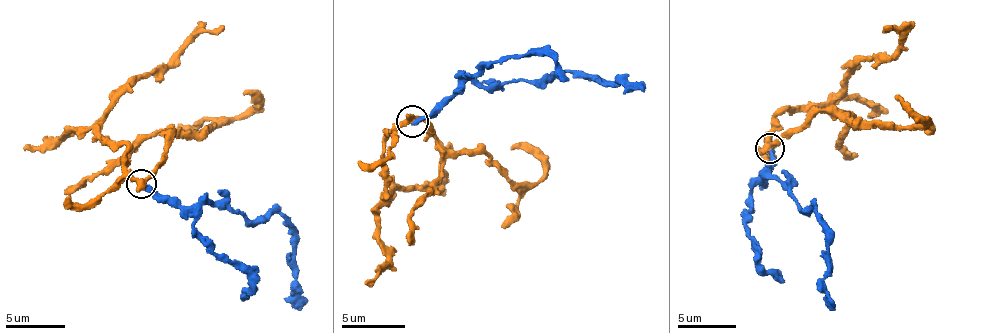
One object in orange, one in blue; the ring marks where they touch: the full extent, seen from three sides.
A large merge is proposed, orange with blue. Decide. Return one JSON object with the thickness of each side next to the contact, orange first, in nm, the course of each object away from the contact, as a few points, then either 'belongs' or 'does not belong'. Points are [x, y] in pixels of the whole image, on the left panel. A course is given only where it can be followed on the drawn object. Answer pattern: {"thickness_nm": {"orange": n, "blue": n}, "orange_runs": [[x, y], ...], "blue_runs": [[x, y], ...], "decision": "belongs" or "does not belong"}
{"thickness_nm": {"orange": 440, "blue": 340}, "orange_runs": [[141, 183], [126, 168], [122, 145], [98, 139], [102, 118], [130, 83], [165, 73], [183, 44], [223, 26]], "blue_runs": [[141, 183], [183, 207], [226, 203], [253, 221], [282, 216], [292, 238], [294, 294], [298, 309]], "decision": "does not belong"}

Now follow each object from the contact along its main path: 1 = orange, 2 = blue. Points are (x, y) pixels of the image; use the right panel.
1: (771, 147), (772, 130), (783, 110), (820, 105), (840, 89), (858, 62), (885, 62), (900, 39), (883, 25)
2: (771, 147), (766, 178), (763, 177), (787, 185), (801, 210), (816, 211), (827, 236), (824, 292), (834, 310)

